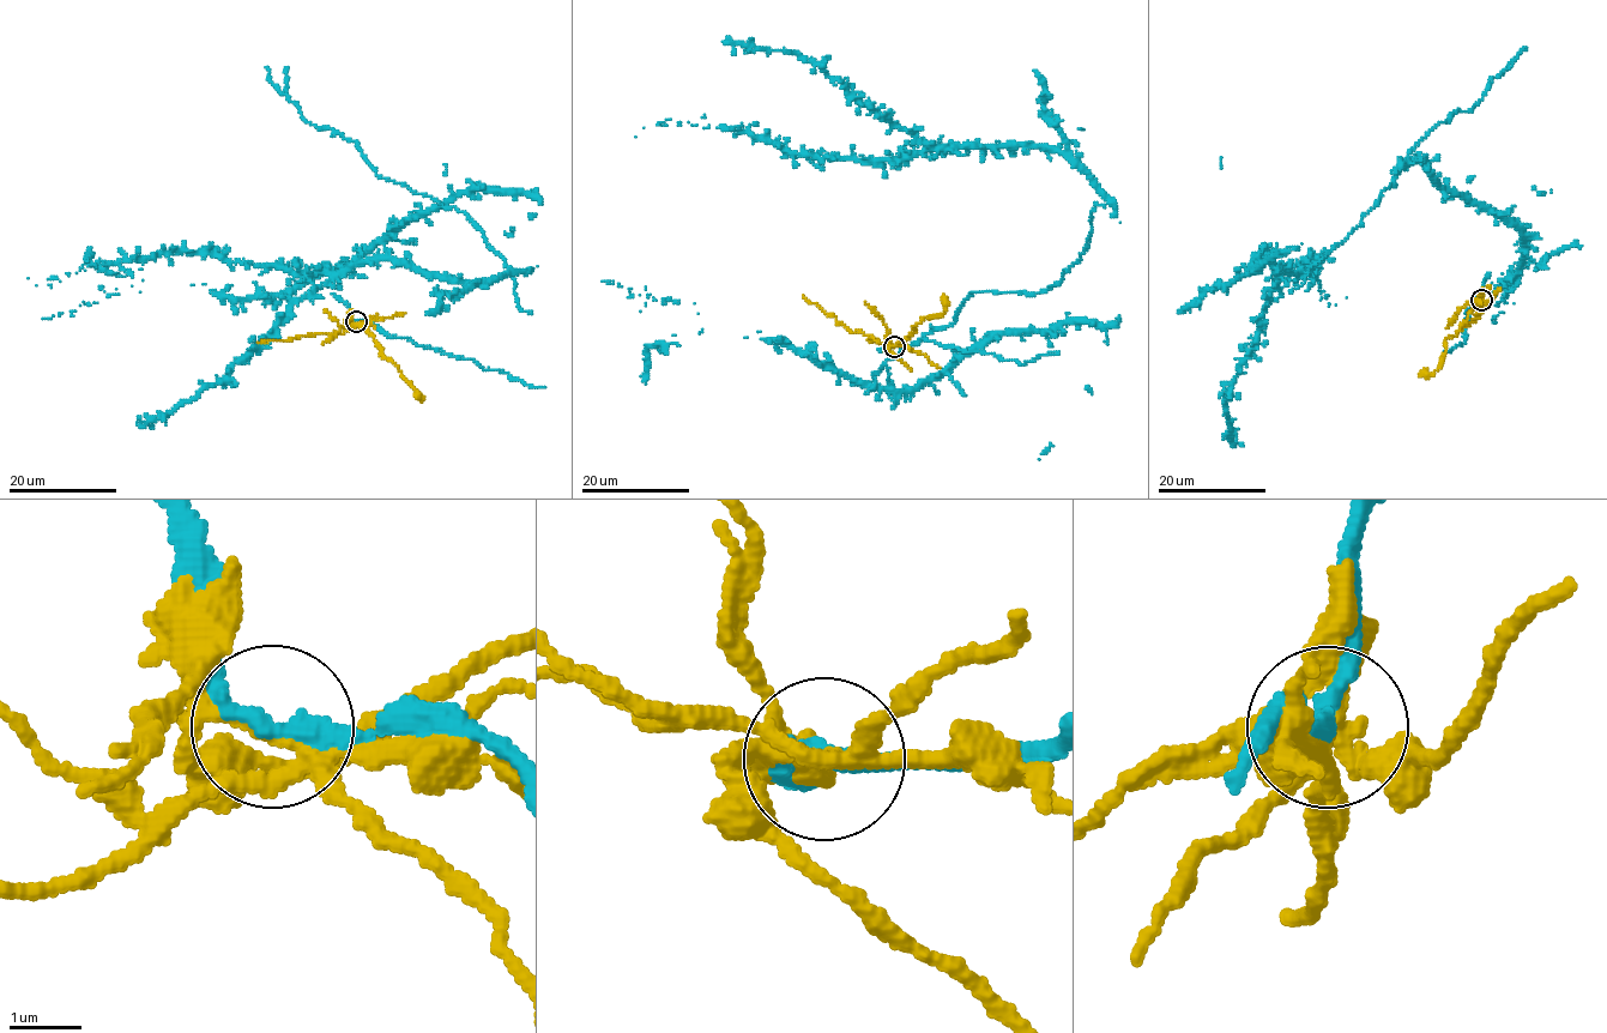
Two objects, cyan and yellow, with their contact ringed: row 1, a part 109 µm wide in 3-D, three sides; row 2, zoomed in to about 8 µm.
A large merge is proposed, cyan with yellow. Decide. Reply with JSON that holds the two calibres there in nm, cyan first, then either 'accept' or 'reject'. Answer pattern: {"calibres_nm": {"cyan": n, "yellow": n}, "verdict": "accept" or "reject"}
{"calibres_nm": {"cyan": 240, "yellow": 160}, "verdict": "reject"}

